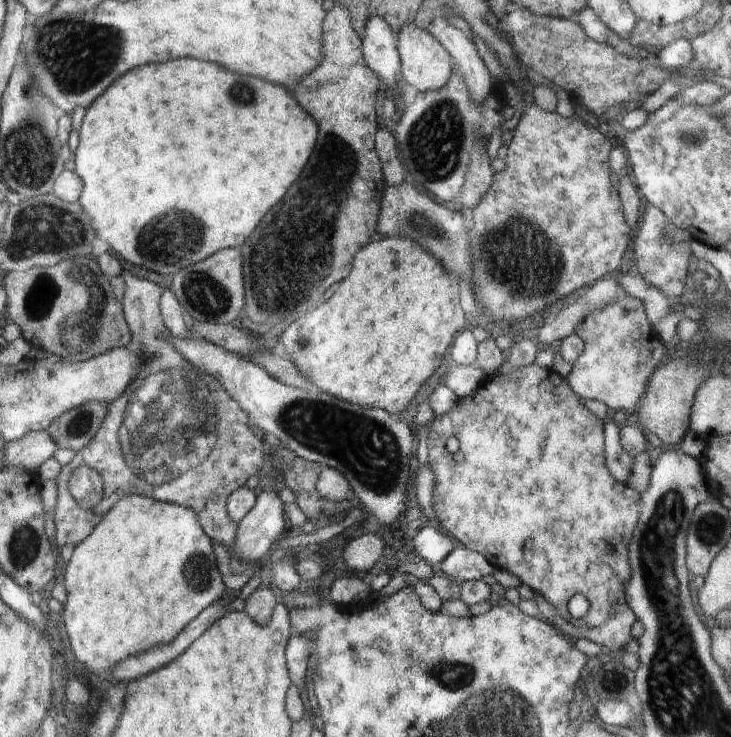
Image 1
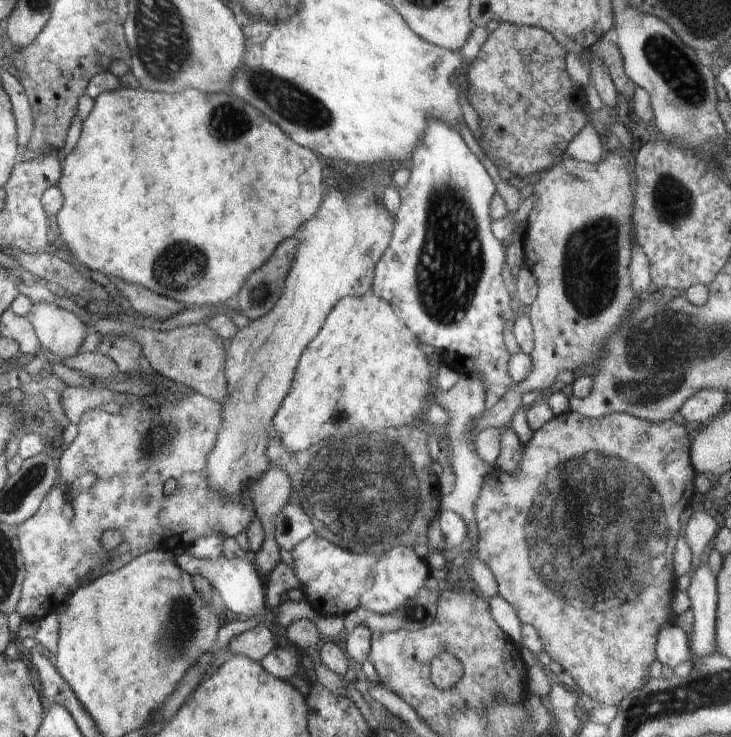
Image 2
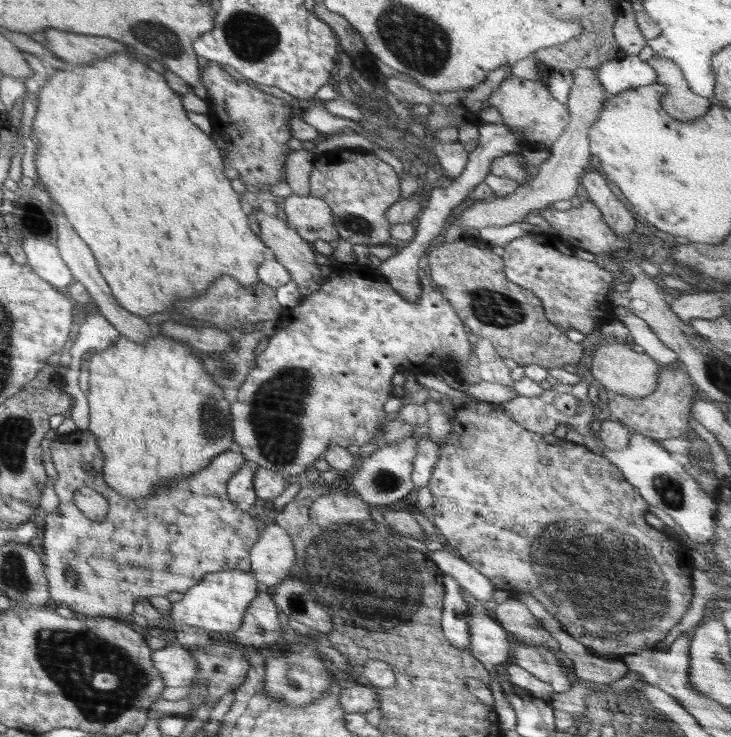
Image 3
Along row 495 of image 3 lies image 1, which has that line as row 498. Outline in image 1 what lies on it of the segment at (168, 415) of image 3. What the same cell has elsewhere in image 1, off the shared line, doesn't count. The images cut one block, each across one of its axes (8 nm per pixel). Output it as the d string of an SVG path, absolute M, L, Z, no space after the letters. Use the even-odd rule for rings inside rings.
M124 496L122 500L118 500L112 506L112 510L102 516L100 524L94 527L94 530L90 532L90 536L84 542L75 546L70 561L63 565L62 575L64 577L61 583L67 590L68 600L64 603L64 610L60 617L64 621L65 632L69 636L69 642L78 662L77 664L85 674L90 672L109 681L113 680L112 666L116 662L120 662L122 658L126 658L130 654L144 652L146 648L152 648L156 644L168 644L184 628L184 624L188 624L192 618L196 618L207 606L214 604L216 600L220 600L220 598L223 598L227 594L224 583L222 582L222 575L216 564L216 555L212 549L212 541L204 534L202 528L200 528L196 512L179 504L160 502L147 496Z

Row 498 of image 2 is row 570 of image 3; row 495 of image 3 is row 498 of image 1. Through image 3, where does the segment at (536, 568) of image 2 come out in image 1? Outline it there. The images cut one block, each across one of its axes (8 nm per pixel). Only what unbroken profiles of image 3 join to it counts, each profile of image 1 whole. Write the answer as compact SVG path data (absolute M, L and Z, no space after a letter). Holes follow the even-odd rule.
M535 362L528 366L520 366L508 374L493 373L492 376L487 376L484 378L484 382L480 382L480 388L474 390L472 396L460 398L458 404L448 414L434 415L431 419L427 464L434 472L434 480L436 480L431 503L440 529L450 537L454 536L468 550L481 554L490 566L495 569L508 570L520 580L521 584L526 584L534 592L537 592L552 605L554 610L557 610L565 625L571 630L584 627L596 628L602 626L606 620L610 620L616 612L614 610L616 604L626 603L624 586L630 582L630 576L632 576L632 568L628 562L628 544L630 544L630 536L636 528L636 521L640 518L640 494L636 490L632 490L626 483L616 481L606 466L604 420L598 420L592 412L588 412L583 399L570 388L565 377L552 369L542 368ZM450 436L458 438L459 451L464 454L464 458L460 462L456 462L454 455L446 449L446 441ZM574 594L582 594L588 600L588 613L580 619L572 616L567 607L568 600Z

